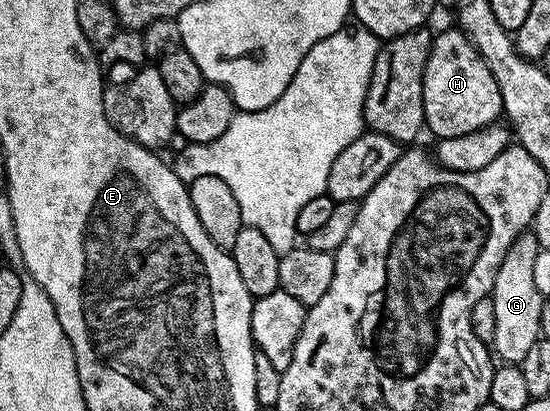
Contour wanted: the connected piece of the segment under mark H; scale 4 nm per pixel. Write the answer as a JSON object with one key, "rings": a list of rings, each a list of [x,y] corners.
{"rings":[[[458,28],[436,33],[431,40],[431,51],[423,77],[423,120],[426,129],[432,130],[436,139],[465,136],[467,132],[477,132],[481,128],[498,123],[502,114],[503,101],[497,88],[497,80],[493,80],[493,72],[489,72],[475,45]]]}

